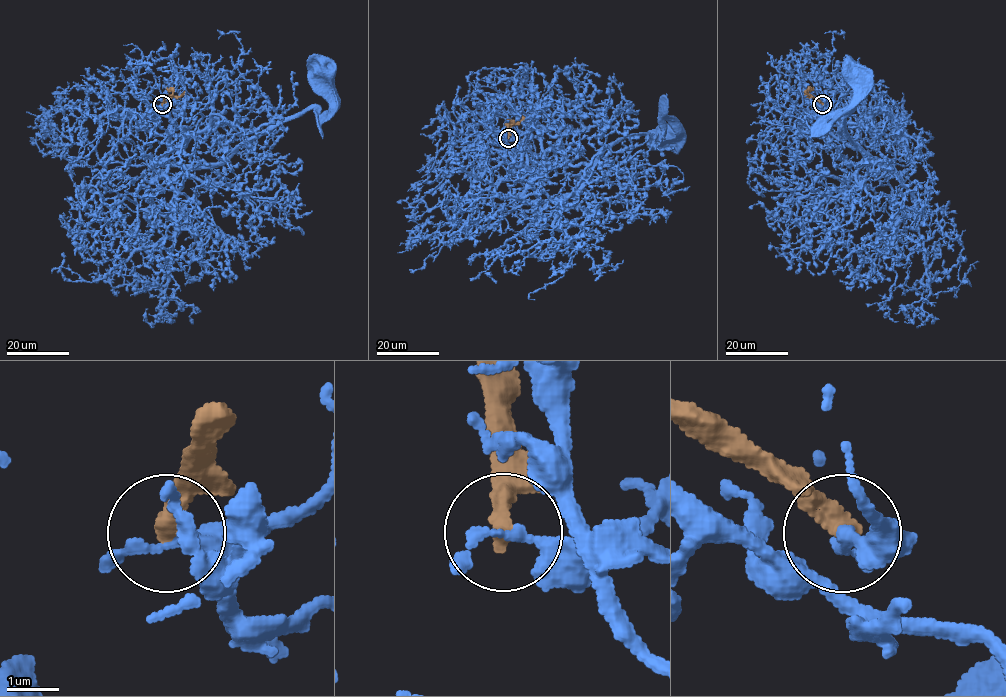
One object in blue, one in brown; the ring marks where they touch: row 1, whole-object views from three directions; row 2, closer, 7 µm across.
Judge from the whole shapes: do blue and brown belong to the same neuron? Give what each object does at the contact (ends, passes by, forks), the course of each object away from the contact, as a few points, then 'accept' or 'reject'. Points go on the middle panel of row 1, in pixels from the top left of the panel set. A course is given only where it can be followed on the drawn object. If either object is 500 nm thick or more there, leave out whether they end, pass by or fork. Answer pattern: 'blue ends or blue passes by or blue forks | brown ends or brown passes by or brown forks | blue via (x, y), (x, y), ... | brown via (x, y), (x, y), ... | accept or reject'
blue passes by | brown ends | blue via (509, 138), (528, 131), (525, 198), (552, 200), (621, 139), (666, 120), (663, 137) | brown via (509, 138), (507, 128), (524, 117) | reject

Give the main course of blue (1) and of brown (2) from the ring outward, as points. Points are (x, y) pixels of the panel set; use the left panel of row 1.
1: (162, 105), (182, 109), (166, 110), (156, 163), (216, 165), (295, 114), (328, 111), (323, 69)
2: (162, 105), (168, 95), (178, 96), (185, 91)

